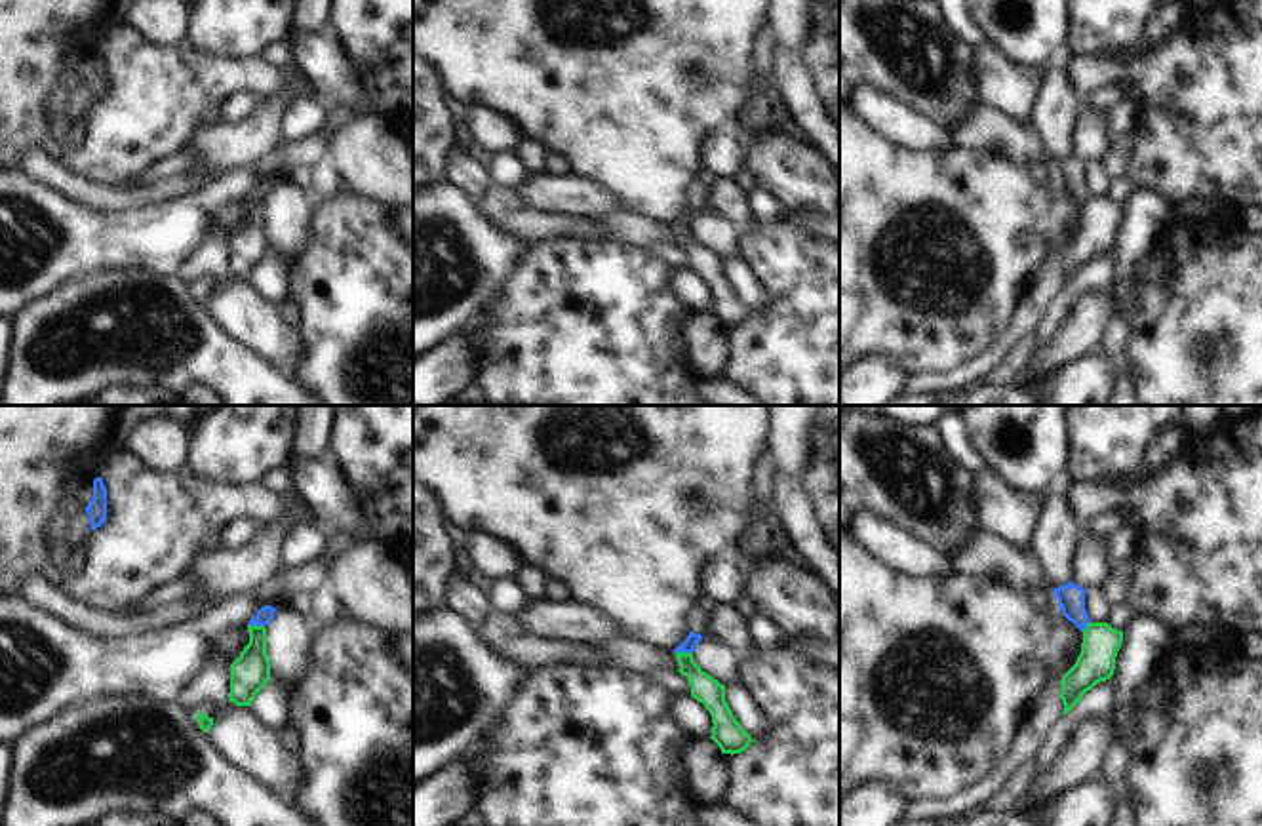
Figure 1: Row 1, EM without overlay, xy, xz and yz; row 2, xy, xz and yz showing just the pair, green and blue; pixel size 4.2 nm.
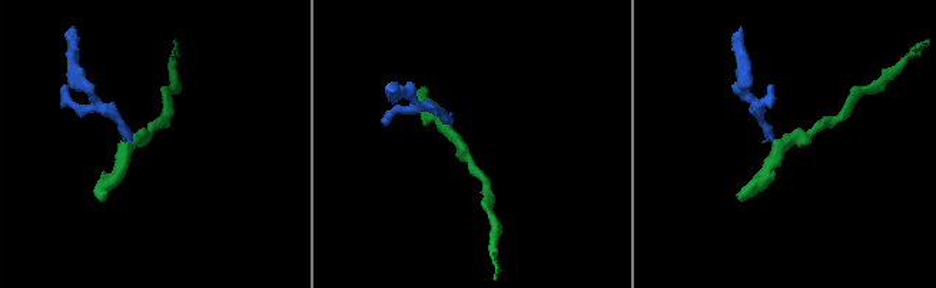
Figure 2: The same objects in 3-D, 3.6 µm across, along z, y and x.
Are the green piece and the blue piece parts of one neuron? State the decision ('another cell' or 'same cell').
same cell

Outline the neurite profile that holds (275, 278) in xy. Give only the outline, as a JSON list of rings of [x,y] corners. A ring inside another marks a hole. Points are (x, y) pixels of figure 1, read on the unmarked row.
[[[270,247],[266,259],[255,268],[251,282],[280,306],[293,297],[293,270],[276,247]]]

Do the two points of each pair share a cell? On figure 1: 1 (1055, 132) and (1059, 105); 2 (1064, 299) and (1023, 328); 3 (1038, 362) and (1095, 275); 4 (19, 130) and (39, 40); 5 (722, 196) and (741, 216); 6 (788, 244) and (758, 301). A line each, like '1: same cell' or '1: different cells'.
1: same cell
2: different cells
3: same cell
4: same cell
5: same cell
6: different cells

